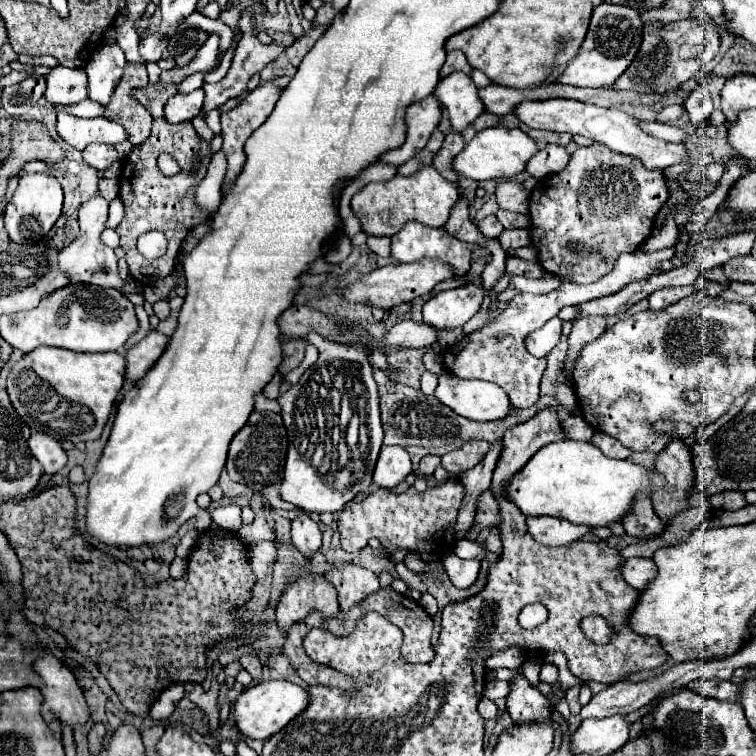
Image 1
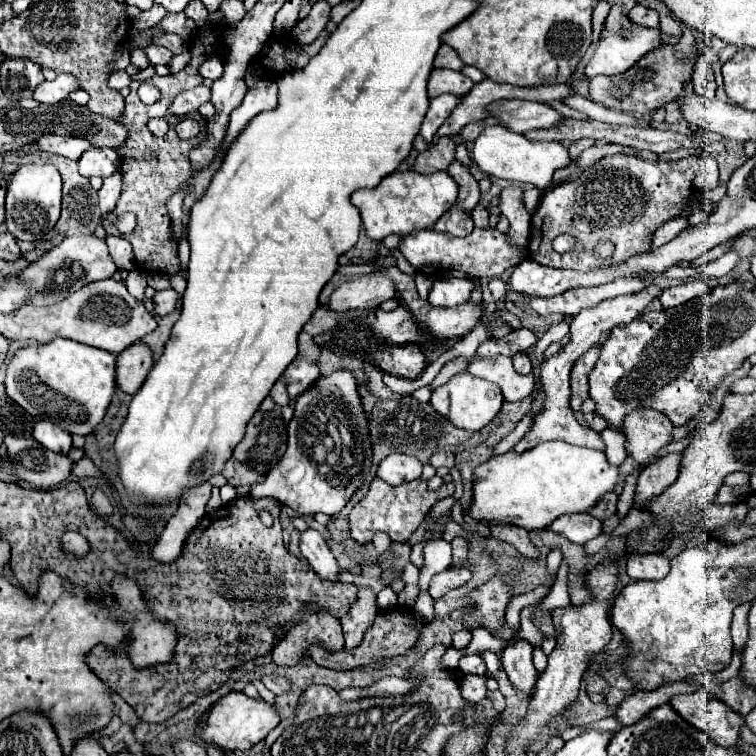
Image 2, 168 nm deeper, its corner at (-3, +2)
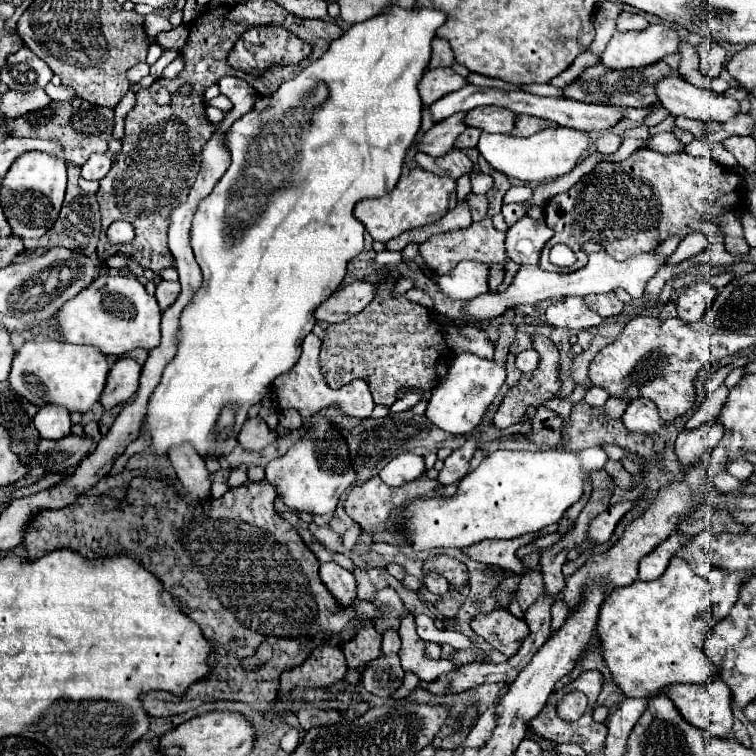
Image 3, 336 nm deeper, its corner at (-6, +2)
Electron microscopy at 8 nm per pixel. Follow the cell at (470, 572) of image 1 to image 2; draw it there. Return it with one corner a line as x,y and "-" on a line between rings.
447,569
447,571
443,571
443,573
439,573
439,575
433,577
431,587
429,587
429,595
433,597
433,600
437,601
449,589
455,589
455,587
465,585
471,577
473,575
471,575
469,569

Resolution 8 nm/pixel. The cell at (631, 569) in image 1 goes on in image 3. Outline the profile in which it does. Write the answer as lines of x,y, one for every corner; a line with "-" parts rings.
676,533
670,539
662,541
654,551
650,551
640,561
640,579
642,581
654,581
654,579
658,579
666,571
670,559
678,551
678,547
682,547
686,543
688,543
688,537
686,535
676,535

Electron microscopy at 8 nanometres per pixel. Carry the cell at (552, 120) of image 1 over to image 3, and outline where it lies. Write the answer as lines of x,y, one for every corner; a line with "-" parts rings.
476,107
466,113
464,123
468,127
478,127
486,133
510,133
514,127
516,113
502,107

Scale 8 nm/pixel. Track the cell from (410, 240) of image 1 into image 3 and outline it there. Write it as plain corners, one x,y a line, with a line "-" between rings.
486,217
478,223
472,223
466,229
454,231
454,233
440,233
440,235
432,235
428,241
424,241
420,245
420,255
424,257
424,261
428,263
428,267
438,273
438,275
446,275
450,273
462,259
478,259
486,265
492,265
494,261
500,265
506,265
506,249
504,249
504,233
496,231
492,225
492,219

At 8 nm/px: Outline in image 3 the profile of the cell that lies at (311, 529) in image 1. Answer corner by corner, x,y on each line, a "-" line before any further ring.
324,563
320,567
320,579
326,589
330,589
340,607
350,607
350,603
356,601
356,579
350,571
342,569
336,563

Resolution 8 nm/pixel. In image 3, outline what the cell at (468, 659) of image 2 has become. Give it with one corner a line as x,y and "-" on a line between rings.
412,613
400,625
400,639
402,639
400,649
402,669
418,675
422,681
434,681
438,675
458,669
458,665
452,663
450,659
432,659
426,655
426,643
416,635

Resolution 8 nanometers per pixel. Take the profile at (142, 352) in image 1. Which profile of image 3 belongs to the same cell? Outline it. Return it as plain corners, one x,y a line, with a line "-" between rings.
120,359
112,365
106,379
106,387
100,395
100,403
104,409
112,409
120,403
126,403
138,391
140,369
142,365
138,365
134,359

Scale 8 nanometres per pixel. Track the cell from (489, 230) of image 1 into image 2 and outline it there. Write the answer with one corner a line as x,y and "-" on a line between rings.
475,207
473,209
473,223
475,227
489,227
489,211
485,207

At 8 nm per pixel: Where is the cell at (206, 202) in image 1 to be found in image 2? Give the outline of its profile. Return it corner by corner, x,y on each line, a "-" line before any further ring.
269,79
257,81
257,85
247,91
243,103
229,115
229,127
223,139
223,149
229,149
235,143
237,135
243,131
243,127
249,125
249,121
255,115
259,115
263,109
273,109
275,103
277,103
277,83

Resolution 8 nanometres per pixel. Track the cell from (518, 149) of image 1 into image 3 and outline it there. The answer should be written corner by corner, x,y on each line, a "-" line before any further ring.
550,127
526,139
482,133
478,141
478,151
494,169
506,173
508,177
516,177
522,181
548,181
570,173
576,167
576,161
586,153
590,143
592,139
586,131
568,129
568,127
558,127
558,129

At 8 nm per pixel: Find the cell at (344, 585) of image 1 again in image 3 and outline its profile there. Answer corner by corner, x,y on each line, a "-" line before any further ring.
366,623
360,633
356,635
356,639
352,639
350,643
344,645
344,657
348,663
348,673
346,673
346,681
352,685
360,683
360,665
366,665
372,659
378,659
380,655
380,643
382,643
382,635
374,629
374,625

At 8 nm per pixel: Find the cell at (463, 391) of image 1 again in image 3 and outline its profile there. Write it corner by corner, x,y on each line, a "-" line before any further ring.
460,353
450,365
446,379
432,391
426,407
426,417
440,429
452,435
468,435
482,423
482,417
490,403
494,401
496,393
500,391
506,379
506,367
494,361
480,359
472,353

